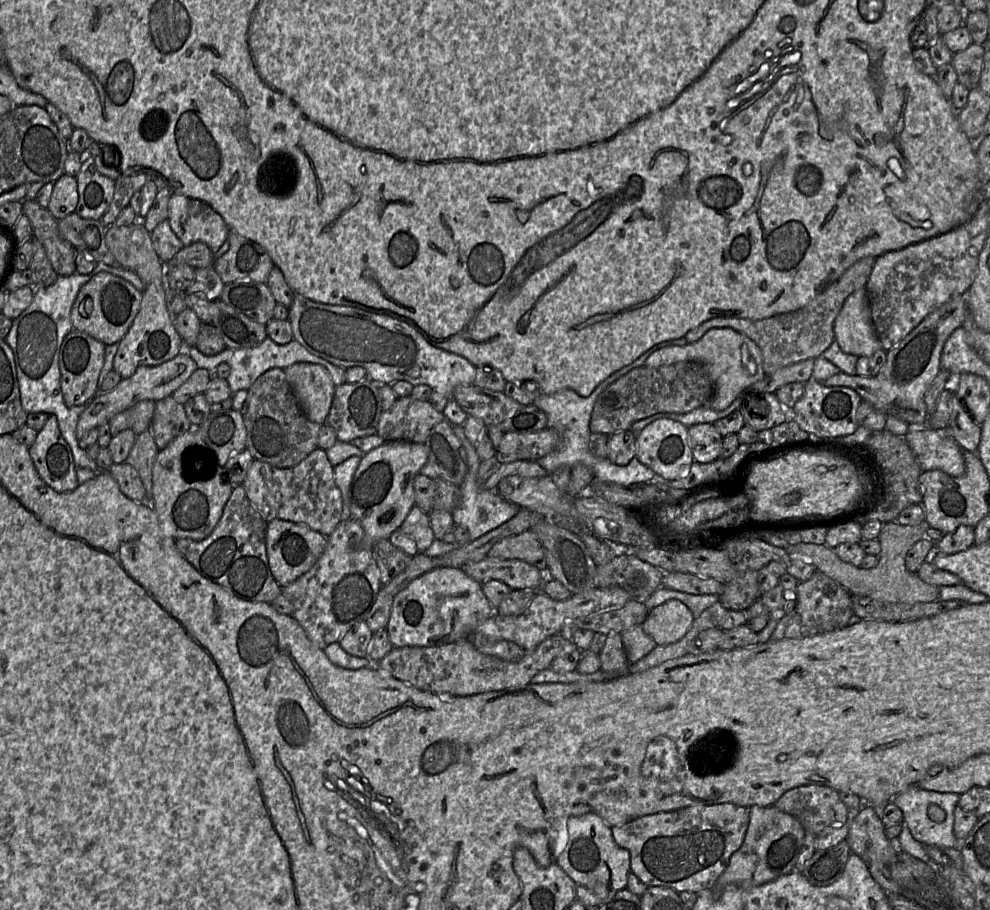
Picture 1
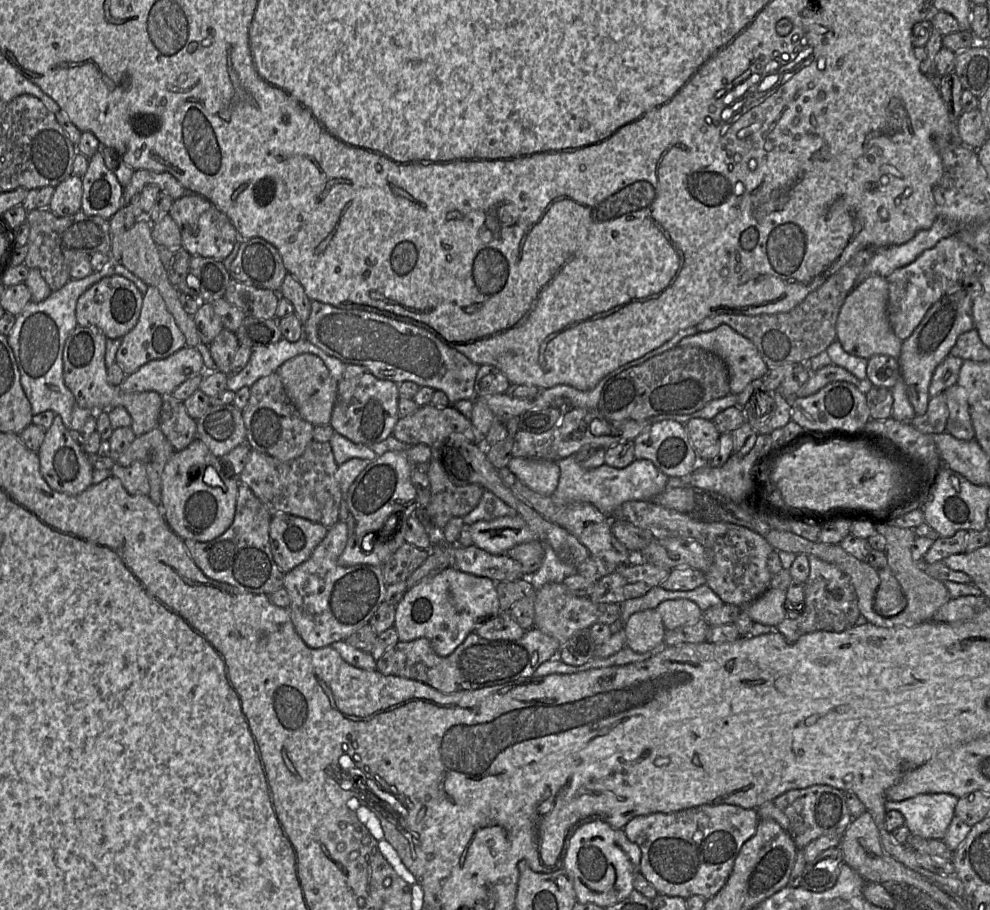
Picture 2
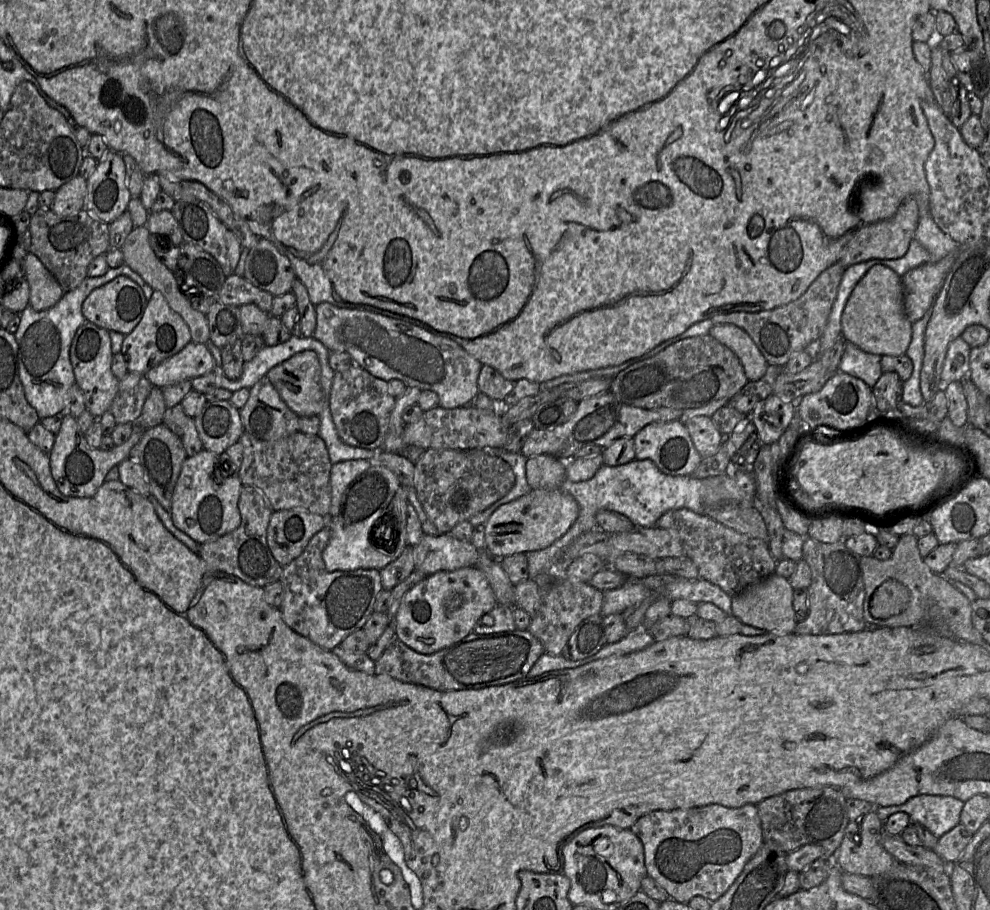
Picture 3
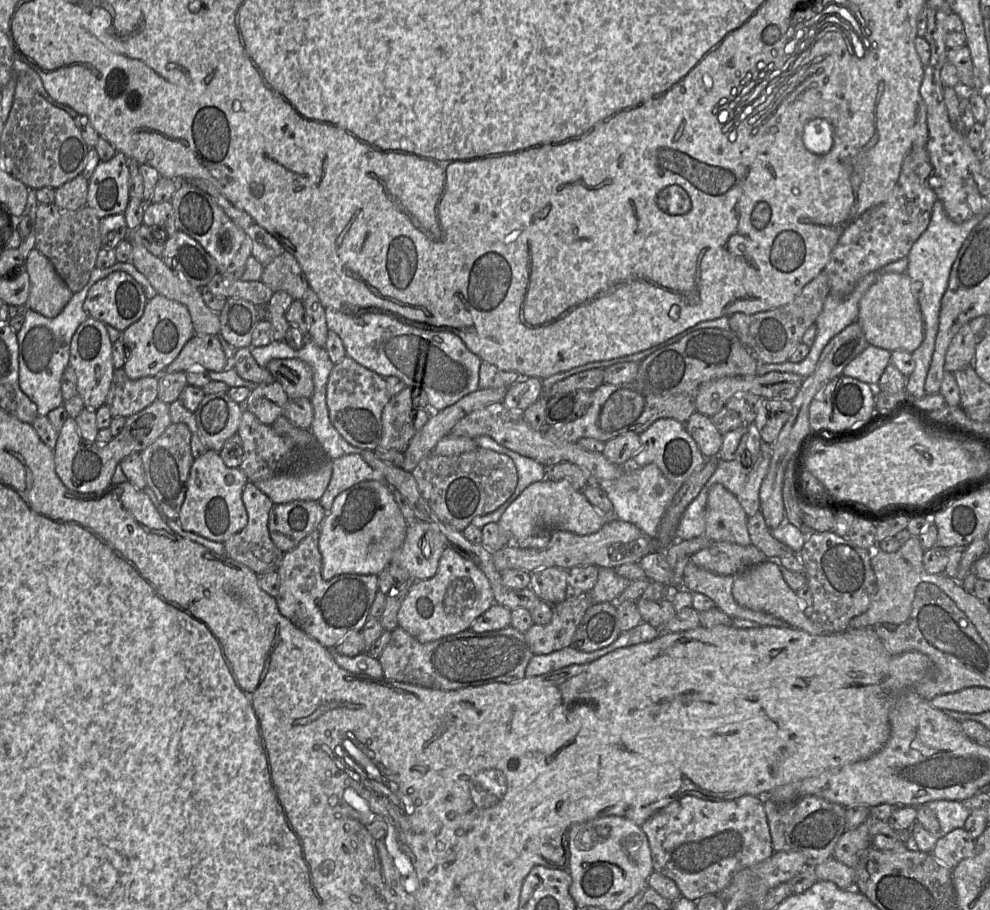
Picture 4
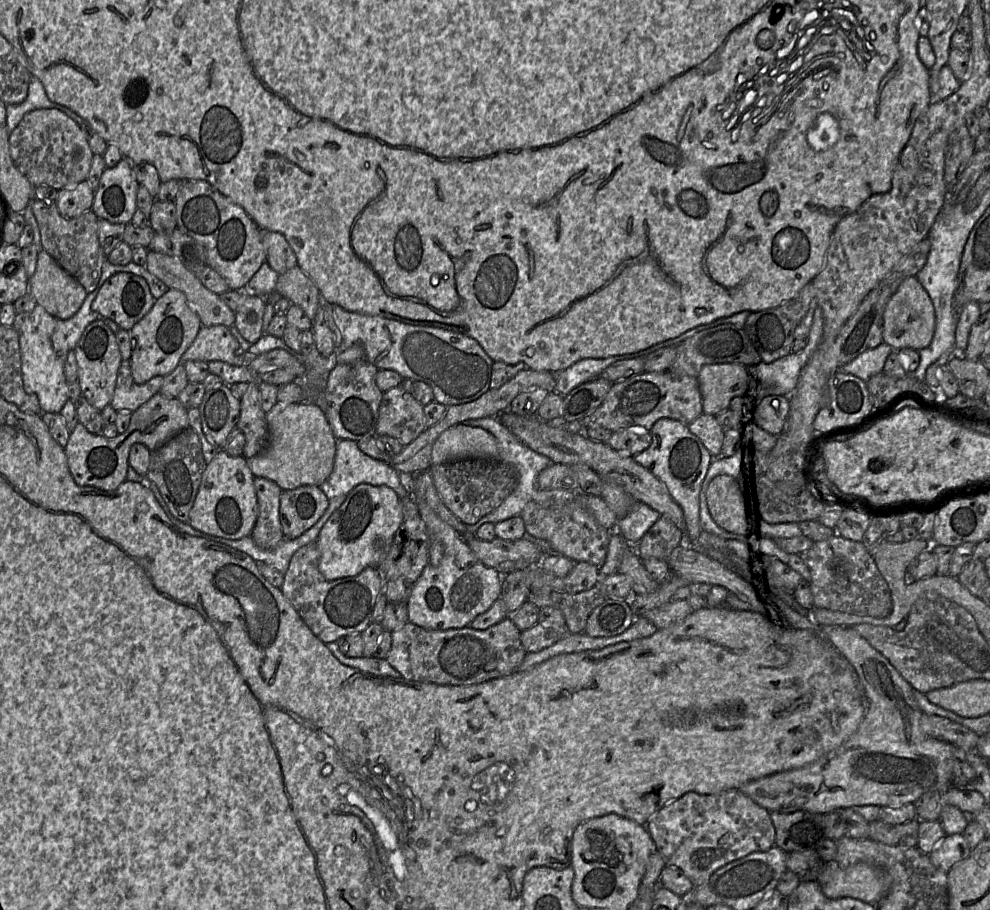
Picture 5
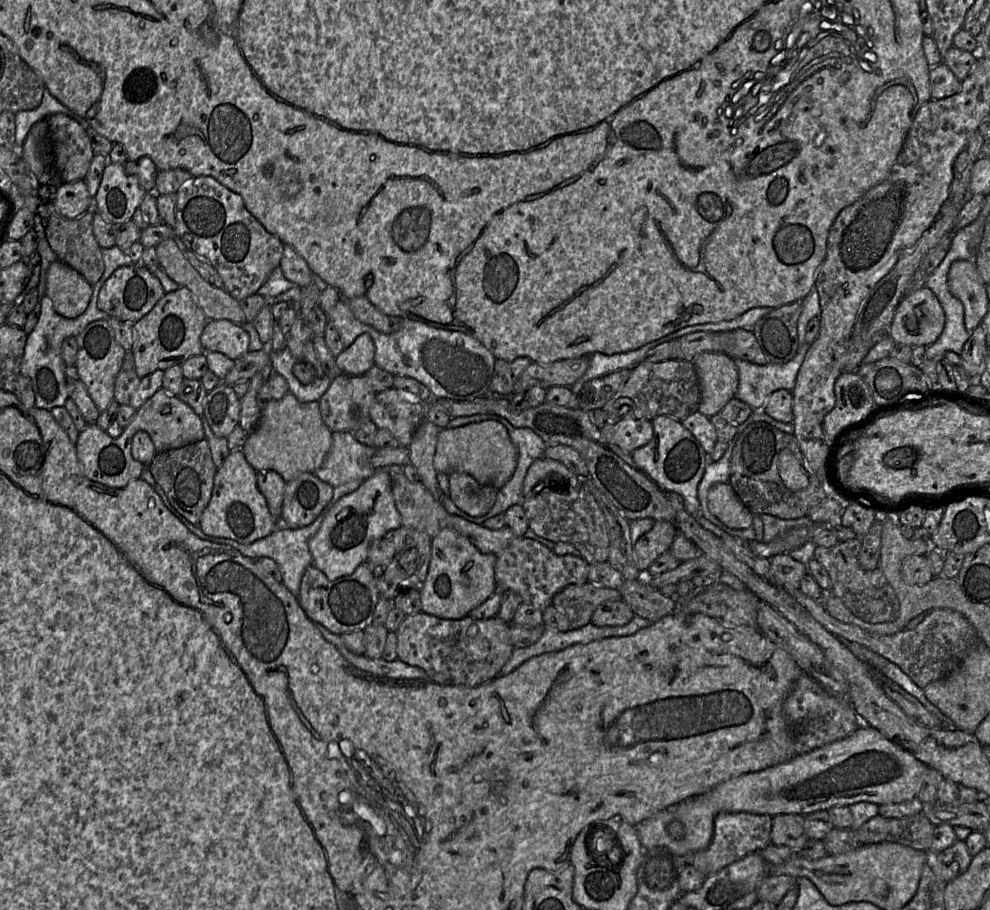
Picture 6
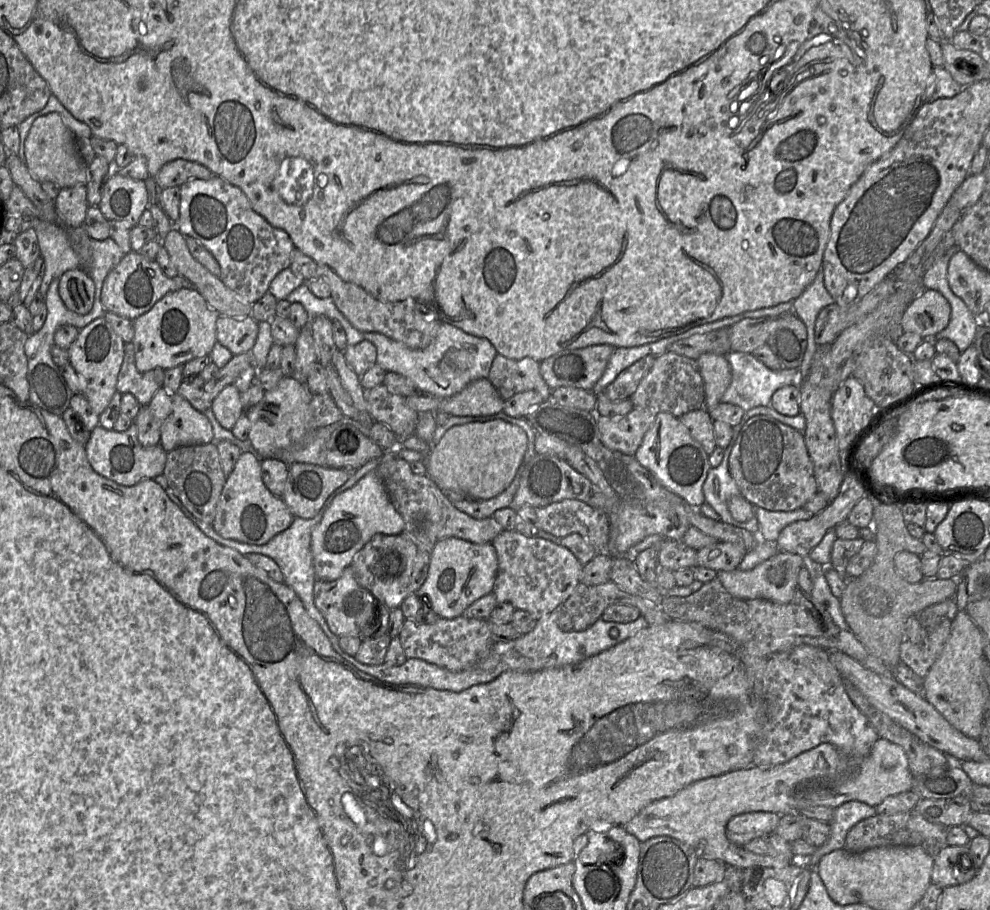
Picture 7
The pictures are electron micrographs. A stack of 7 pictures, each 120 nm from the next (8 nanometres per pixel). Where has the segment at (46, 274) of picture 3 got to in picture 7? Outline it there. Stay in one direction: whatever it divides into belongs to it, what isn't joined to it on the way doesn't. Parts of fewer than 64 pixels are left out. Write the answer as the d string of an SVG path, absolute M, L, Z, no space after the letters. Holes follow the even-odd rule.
M82 268L64 272L59 278L58 292L67 309L77 314L87 314L93 307L95 284Z

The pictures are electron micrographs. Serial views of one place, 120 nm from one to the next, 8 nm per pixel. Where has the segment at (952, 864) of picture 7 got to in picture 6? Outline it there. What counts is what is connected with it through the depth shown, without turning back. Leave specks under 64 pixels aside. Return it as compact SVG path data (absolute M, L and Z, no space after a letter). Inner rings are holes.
M957 840L950 847L929 854L929 866L933 873L946 884L967 871L972 857L963 840Z

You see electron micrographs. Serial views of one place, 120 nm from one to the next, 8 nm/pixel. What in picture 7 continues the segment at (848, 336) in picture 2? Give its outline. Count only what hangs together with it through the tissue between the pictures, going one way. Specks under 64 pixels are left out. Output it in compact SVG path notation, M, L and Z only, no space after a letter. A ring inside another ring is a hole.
M925 289L905 309L900 324L904 332L934 338L949 324L951 306L938 291Z

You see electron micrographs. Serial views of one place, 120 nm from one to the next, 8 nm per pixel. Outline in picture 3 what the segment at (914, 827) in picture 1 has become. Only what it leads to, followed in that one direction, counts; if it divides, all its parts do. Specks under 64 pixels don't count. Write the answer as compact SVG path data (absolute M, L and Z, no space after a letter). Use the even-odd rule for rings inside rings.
M917 795L900 804L900 812L907 813L911 823L921 824L934 836L940 838L960 822L963 806L964 802L953 796Z

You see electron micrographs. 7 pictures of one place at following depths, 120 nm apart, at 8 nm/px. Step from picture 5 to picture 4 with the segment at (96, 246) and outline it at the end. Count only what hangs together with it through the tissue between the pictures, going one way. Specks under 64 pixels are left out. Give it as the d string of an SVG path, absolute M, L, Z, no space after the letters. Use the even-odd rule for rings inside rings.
M38 204L33 232L35 246L54 266L58 275L74 294L88 283L96 268L96 259L102 248L100 218L88 206L75 211L64 211L55 204Z

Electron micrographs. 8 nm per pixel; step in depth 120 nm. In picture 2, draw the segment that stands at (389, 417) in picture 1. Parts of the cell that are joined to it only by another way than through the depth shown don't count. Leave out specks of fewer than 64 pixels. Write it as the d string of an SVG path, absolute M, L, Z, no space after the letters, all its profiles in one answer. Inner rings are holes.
M433 404L419 407L413 414L399 418L392 432L397 440L406 444L424 444L431 447L451 434L463 434L468 440L482 442L467 419L452 405L439 408Z

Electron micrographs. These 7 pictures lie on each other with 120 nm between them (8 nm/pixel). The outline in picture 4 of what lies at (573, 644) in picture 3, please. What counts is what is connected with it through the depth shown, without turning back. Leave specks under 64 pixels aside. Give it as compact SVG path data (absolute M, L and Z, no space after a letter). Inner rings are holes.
M594 603L579 623L571 645L580 651L592 652L614 642L621 634L616 604Z

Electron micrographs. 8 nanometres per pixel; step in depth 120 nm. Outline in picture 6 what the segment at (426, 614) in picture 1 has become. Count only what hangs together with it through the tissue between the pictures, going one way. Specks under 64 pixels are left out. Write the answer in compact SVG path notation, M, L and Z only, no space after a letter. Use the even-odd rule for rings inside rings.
M423 419L417 427L408 446L409 462L415 468L419 481L440 502L440 490L437 485L437 471L433 466L433 458L437 435L440 429ZM445 528L431 540L431 558L426 579L419 588L421 612L442 619L461 619L497 590L497 555L480 552L465 536Z

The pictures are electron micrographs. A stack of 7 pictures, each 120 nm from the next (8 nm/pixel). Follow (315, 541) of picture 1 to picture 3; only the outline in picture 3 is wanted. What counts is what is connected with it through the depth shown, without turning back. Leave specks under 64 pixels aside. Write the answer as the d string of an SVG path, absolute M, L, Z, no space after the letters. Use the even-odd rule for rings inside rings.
M303 508L274 511L268 529L268 546L281 566L299 557L311 538L326 526L326 517Z

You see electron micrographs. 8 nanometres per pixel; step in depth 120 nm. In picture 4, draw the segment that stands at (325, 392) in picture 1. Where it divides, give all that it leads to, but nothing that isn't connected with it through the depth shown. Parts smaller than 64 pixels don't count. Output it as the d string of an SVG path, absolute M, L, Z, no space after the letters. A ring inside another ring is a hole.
M297 358L273 359L266 369L279 382L289 399L308 398L314 391L311 367Z

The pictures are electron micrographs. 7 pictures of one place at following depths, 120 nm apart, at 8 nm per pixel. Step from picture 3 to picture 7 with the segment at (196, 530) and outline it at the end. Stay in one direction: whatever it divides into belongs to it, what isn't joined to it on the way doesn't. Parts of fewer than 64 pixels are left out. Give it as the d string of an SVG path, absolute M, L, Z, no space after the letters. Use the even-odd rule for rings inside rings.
M253 451L242 452L231 474L226 478L211 523L213 529L227 539L263 545L286 530L294 518L283 498L273 495L263 483L261 458Z

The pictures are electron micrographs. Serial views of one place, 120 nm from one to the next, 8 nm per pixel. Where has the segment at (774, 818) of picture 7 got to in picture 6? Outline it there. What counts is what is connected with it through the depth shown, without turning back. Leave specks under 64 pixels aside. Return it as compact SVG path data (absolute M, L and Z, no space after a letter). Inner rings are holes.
M722 812L714 819L714 832L711 843L703 850L686 855L687 863L705 876L737 861L747 854L760 851L771 842L773 817L748 812Z

